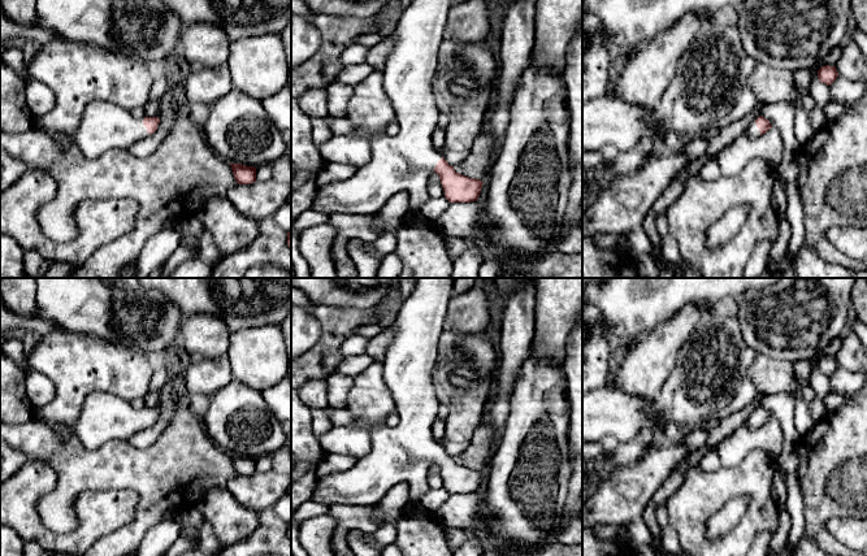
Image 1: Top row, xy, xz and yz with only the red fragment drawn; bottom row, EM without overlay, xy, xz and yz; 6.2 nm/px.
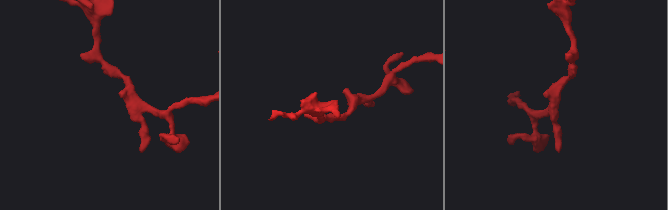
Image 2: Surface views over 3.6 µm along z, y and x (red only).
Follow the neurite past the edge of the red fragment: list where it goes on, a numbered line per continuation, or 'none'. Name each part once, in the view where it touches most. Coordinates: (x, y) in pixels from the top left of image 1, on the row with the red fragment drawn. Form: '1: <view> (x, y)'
1: xy (104, 126)

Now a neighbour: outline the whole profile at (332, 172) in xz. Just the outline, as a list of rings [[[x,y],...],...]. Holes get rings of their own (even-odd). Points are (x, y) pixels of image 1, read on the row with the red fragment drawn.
[[[326,162],[320,173],[316,177],[316,184],[317,187],[326,186],[333,182],[344,181],[350,177],[352,177],[356,173],[356,168],[344,165],[344,164],[337,164],[337,162]]]

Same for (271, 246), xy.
[[[273,217],[261,220],[257,238],[244,249],[221,256],[212,266],[211,278],[244,278],[246,272],[256,265],[276,264],[285,268],[291,277],[291,249],[287,231]]]

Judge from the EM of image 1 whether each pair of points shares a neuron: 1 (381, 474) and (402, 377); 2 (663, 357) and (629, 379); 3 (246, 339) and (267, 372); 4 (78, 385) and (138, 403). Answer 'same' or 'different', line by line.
1: same
2: same
3: same
4: different

